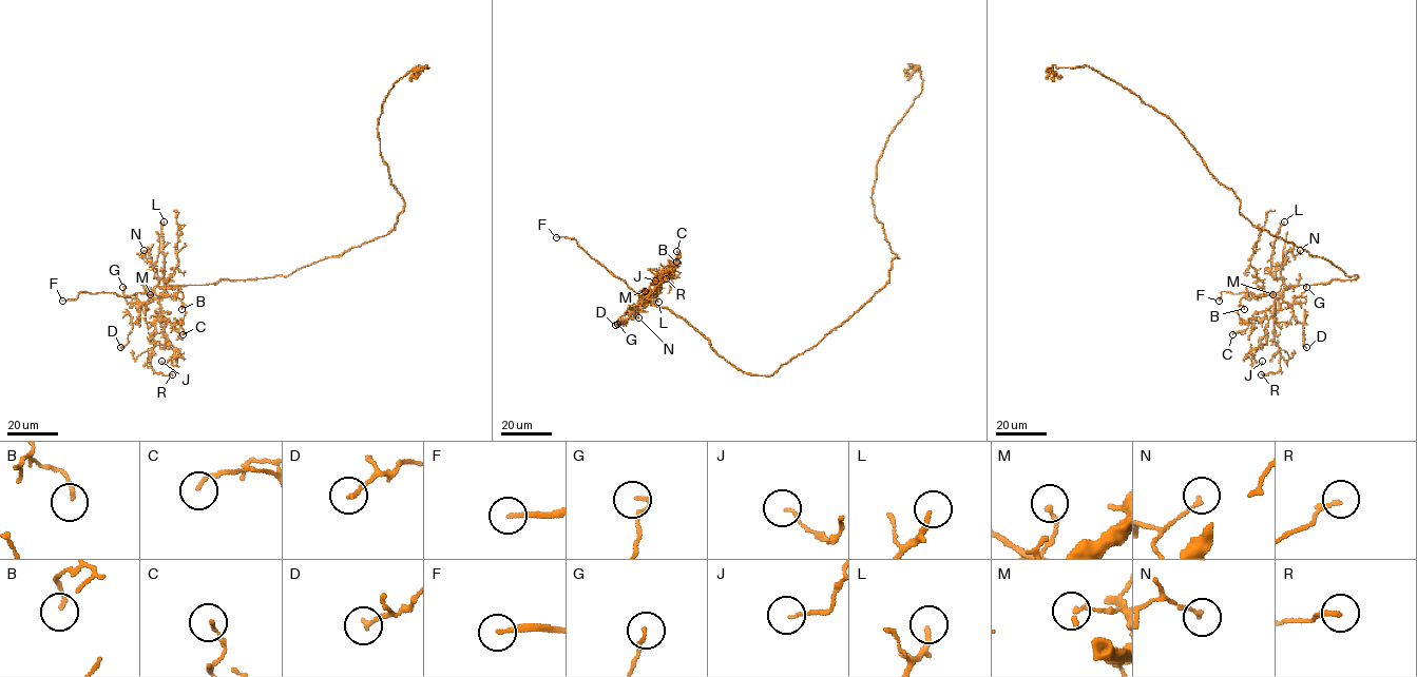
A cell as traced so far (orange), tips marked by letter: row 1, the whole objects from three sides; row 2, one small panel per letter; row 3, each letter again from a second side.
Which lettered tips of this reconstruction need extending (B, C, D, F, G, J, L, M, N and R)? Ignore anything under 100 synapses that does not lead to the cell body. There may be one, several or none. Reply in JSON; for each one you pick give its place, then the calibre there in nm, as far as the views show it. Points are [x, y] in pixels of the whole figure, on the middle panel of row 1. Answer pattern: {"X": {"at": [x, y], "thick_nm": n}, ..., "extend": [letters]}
{"F": {"at": [556, 237], "thick_nm": 180}, "extend": ["F"]}

